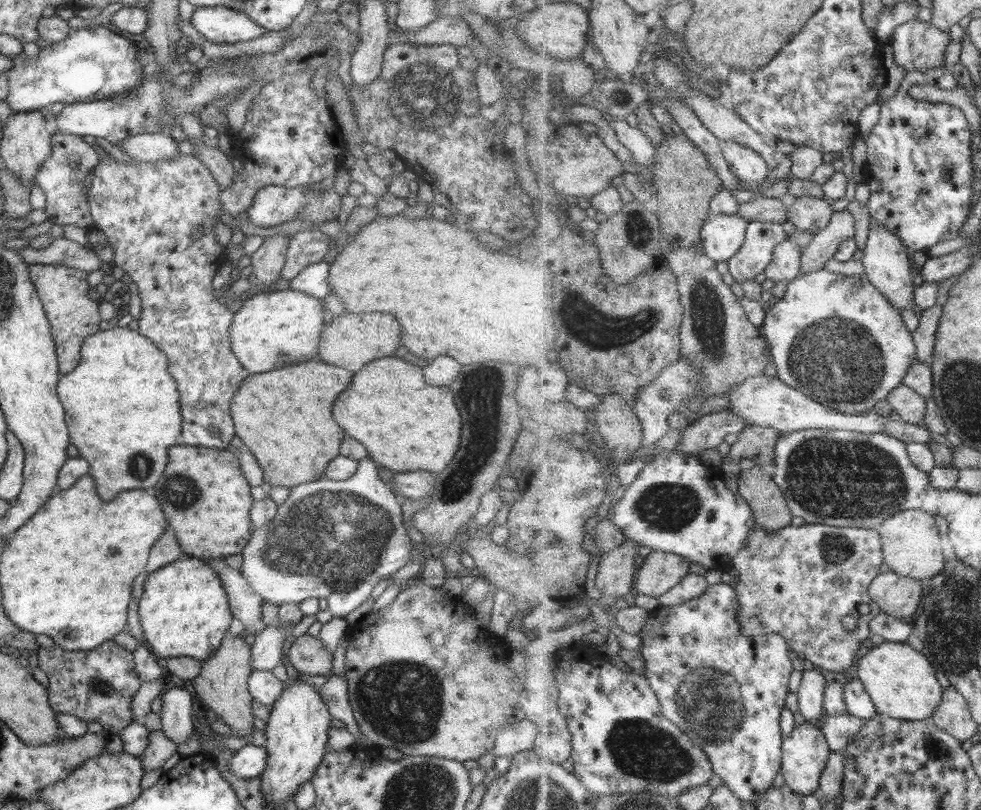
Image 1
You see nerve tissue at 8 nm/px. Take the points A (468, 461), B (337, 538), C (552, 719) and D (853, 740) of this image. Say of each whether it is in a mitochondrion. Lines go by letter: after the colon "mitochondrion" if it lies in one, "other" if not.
A: mitochondrion
B: mitochondrion
C: other
D: other

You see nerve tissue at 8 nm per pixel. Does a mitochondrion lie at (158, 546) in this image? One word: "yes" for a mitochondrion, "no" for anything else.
no

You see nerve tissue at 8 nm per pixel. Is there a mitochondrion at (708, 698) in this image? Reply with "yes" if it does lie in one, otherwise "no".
yes

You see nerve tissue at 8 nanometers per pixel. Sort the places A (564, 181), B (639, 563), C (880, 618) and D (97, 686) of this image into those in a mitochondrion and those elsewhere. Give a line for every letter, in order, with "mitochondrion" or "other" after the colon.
A: other
B: other
C: other
D: mitochondrion

